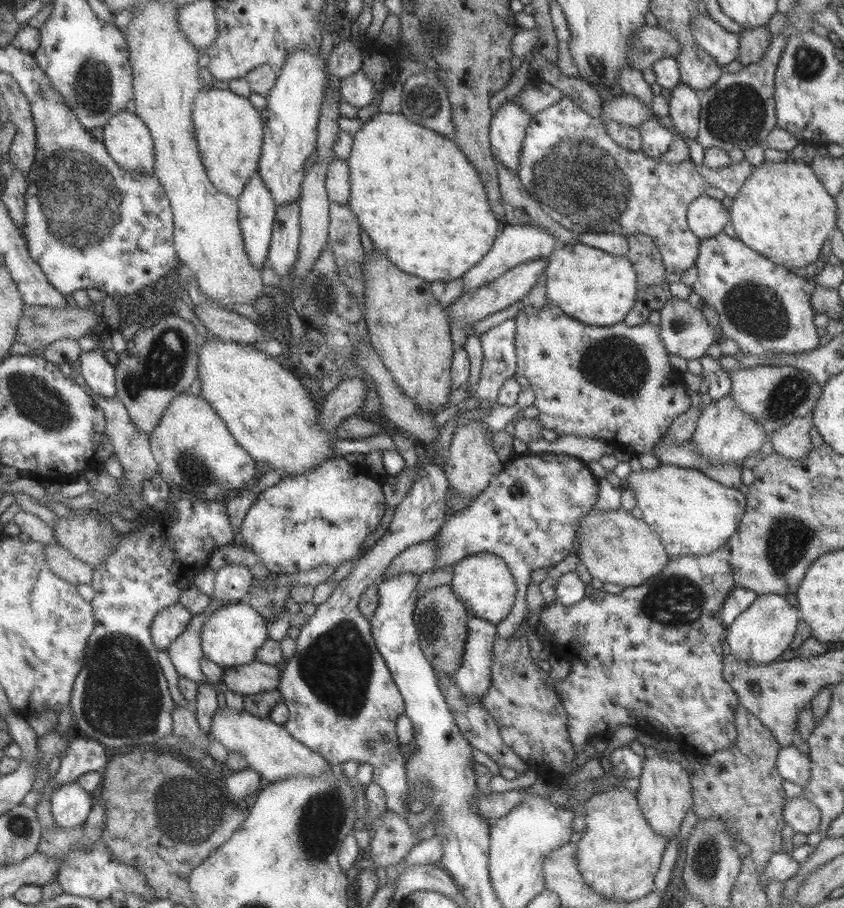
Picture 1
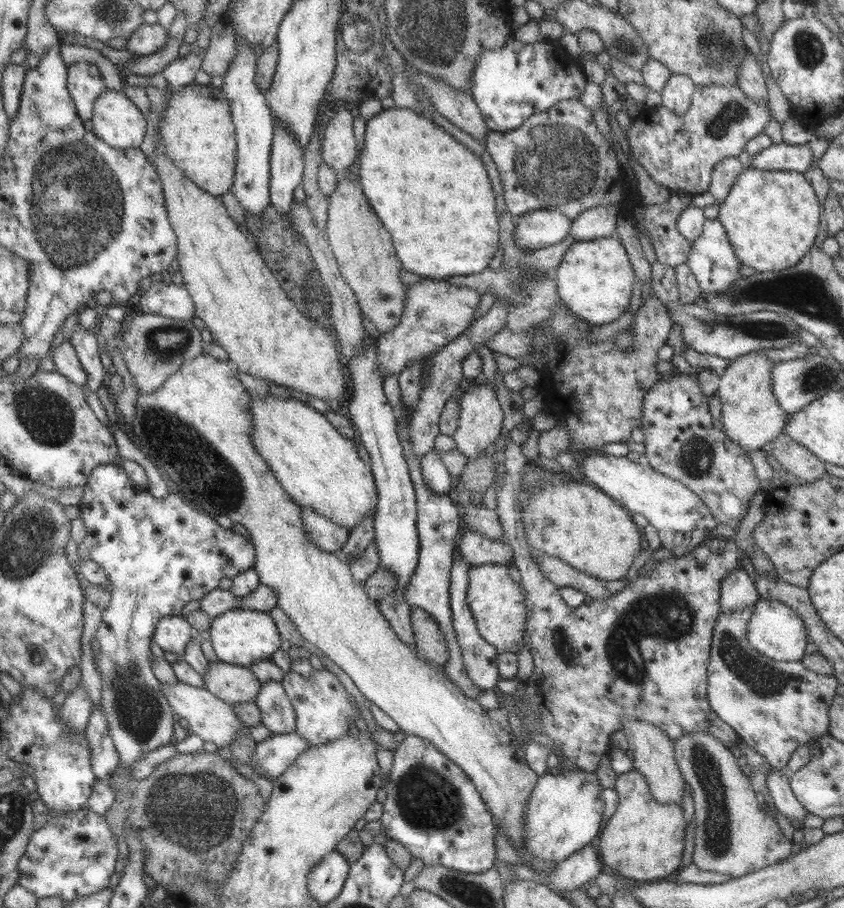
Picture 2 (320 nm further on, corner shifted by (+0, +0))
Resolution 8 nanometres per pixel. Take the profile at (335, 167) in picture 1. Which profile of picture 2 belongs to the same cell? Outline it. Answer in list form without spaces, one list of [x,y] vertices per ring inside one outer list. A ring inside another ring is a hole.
[[[346,106],[339,107],[322,132],[323,139],[320,143],[322,162],[338,174],[355,160],[352,118]]]

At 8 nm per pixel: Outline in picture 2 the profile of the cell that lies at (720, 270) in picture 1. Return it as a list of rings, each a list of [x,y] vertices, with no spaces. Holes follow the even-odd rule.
[[[716,218],[703,221],[701,234],[690,243],[689,256],[684,263],[696,278],[701,292],[707,294],[723,292],[733,281],[741,277],[737,273],[737,268],[741,264],[734,255],[723,225]]]

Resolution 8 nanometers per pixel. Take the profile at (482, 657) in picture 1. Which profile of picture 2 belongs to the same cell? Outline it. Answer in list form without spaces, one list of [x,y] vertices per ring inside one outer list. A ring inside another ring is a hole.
[[[459,554],[453,556],[453,562],[450,568],[450,585],[449,585],[449,606],[452,612],[453,630],[459,645],[463,670],[467,674],[467,678],[471,679],[477,688],[483,690],[493,690],[496,688],[496,682],[500,679],[495,659],[498,652],[494,646],[487,644],[481,636],[479,636],[473,615],[469,610],[466,601],[466,590],[468,587],[468,574],[470,564]]]

